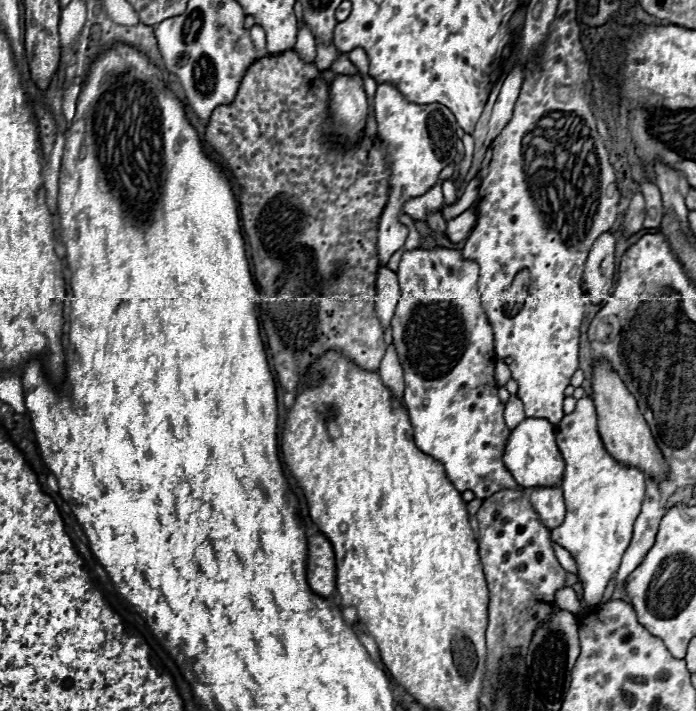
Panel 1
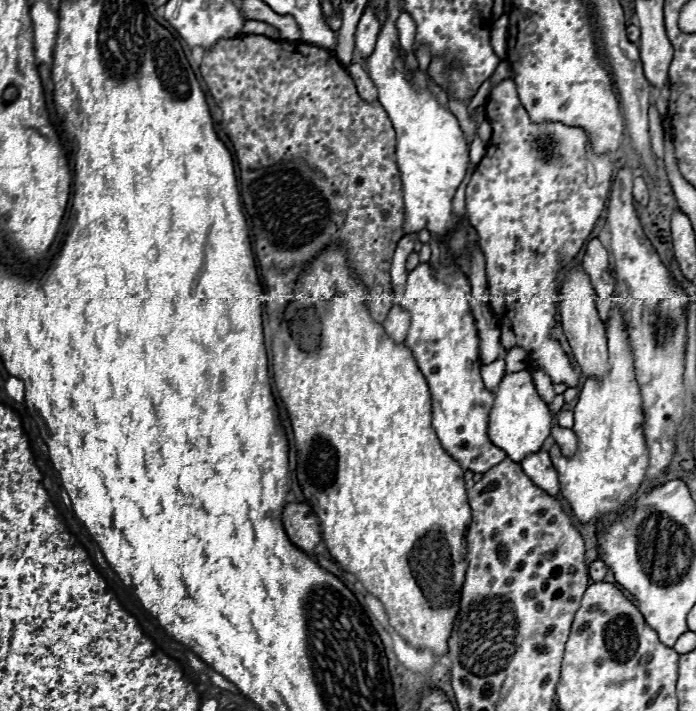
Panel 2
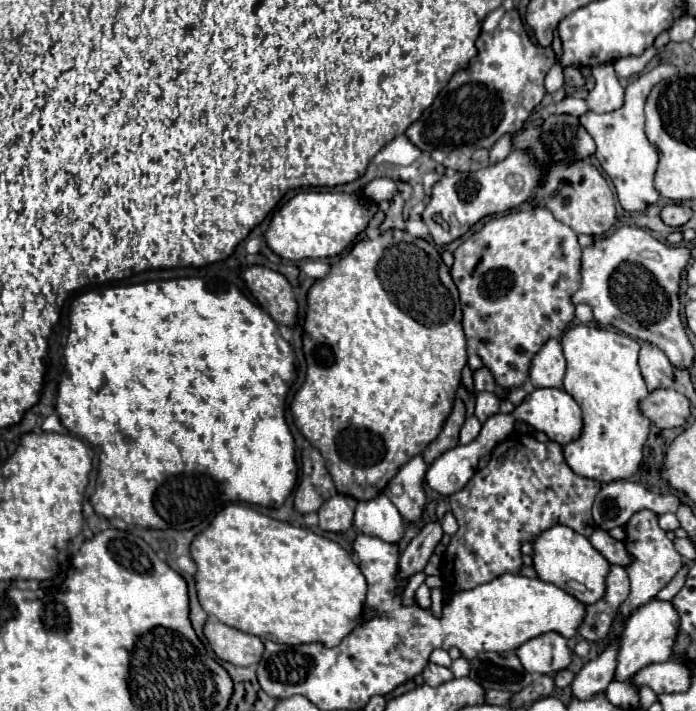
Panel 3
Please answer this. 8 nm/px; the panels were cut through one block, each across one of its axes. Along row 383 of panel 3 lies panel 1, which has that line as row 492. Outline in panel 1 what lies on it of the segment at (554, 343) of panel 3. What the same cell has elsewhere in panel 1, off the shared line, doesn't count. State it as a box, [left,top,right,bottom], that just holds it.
[530,488,566,530]

